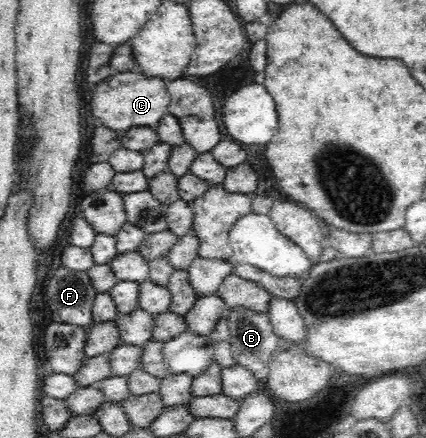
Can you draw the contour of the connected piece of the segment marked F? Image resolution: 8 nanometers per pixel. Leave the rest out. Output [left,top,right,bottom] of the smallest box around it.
[45,266,97,329]

